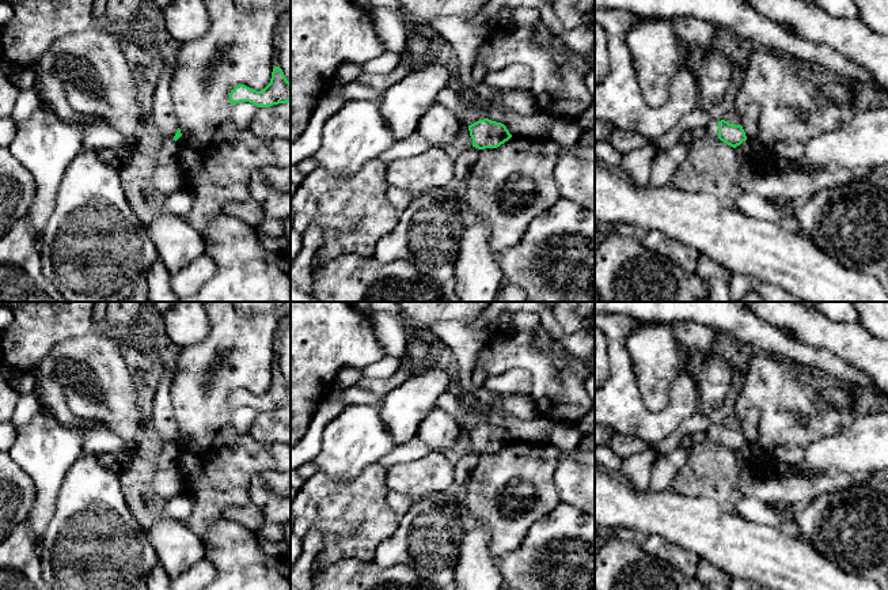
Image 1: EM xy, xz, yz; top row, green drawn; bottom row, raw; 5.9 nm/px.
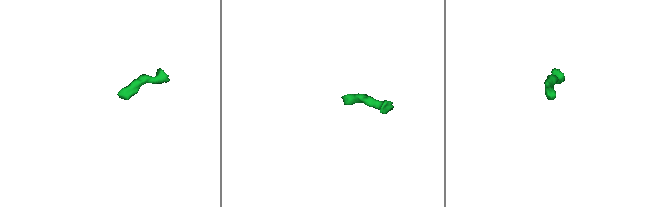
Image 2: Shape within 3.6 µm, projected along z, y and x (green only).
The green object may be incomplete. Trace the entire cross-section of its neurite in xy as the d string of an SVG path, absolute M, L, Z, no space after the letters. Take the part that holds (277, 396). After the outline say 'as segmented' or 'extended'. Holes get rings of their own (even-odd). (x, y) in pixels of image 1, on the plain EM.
M291 317L282 322L276 341L274 367L270 387L261 396L244 389L229 397L231 409L250 406L258 412L267 412L291 405Z; extended

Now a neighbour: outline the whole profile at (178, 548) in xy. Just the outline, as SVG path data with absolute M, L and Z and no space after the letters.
M163 515L147 530L147 537L171 579L205 557L205 544L183 521Z

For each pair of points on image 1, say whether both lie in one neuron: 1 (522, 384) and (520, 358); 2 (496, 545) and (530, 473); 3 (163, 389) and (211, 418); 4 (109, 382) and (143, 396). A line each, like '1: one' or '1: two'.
1: two
2: one
3: two
4: two

